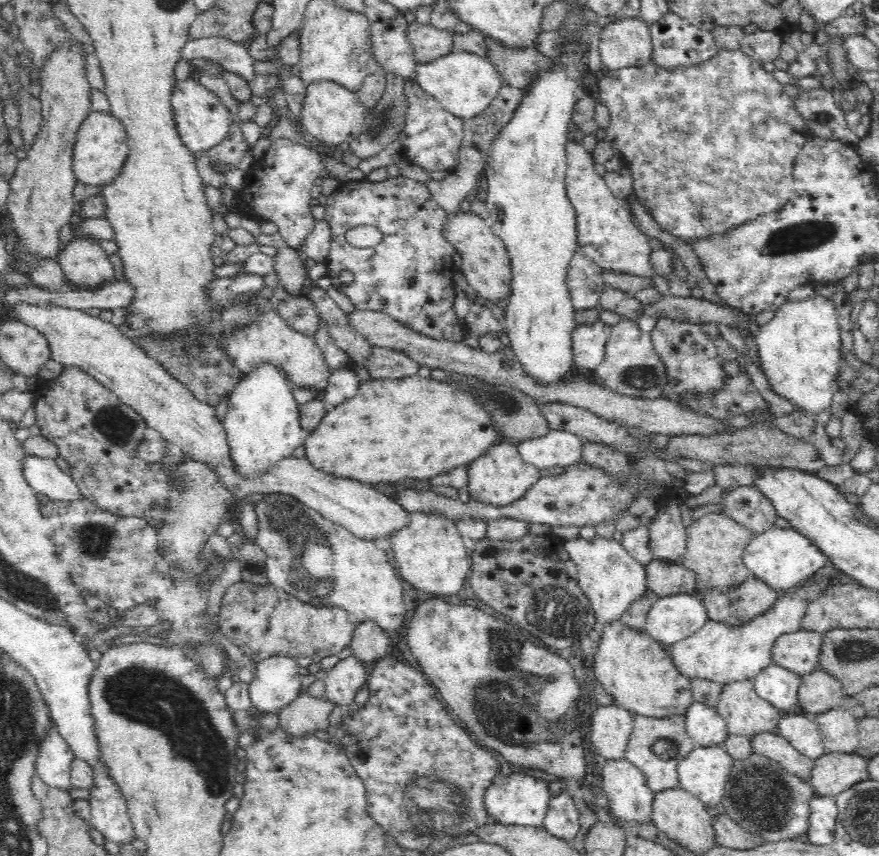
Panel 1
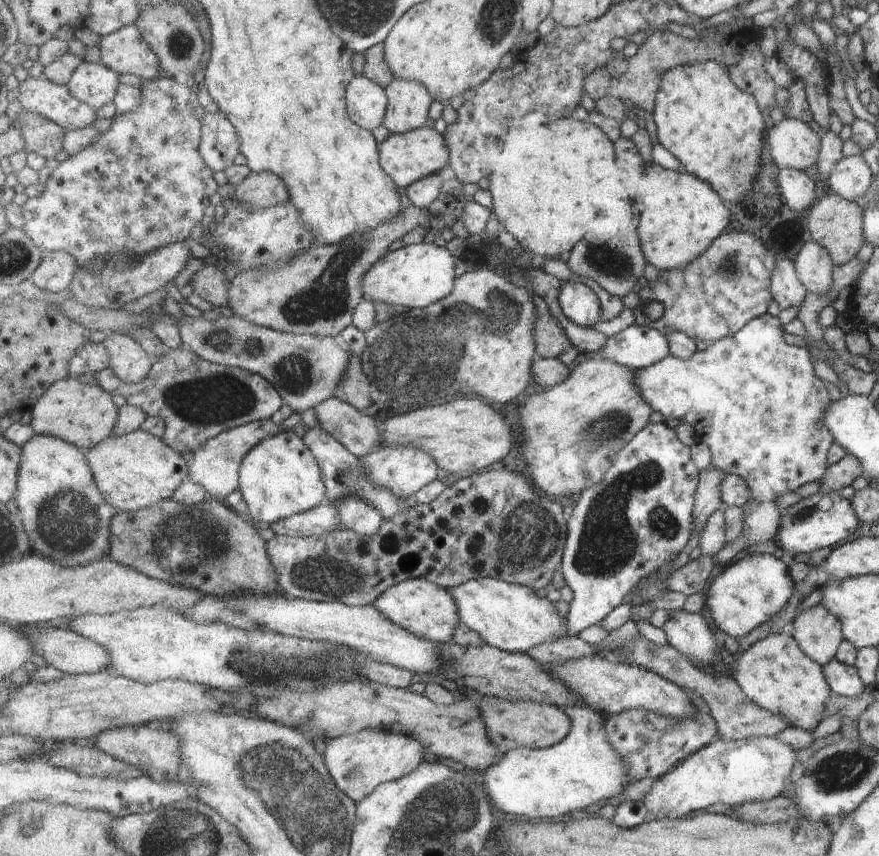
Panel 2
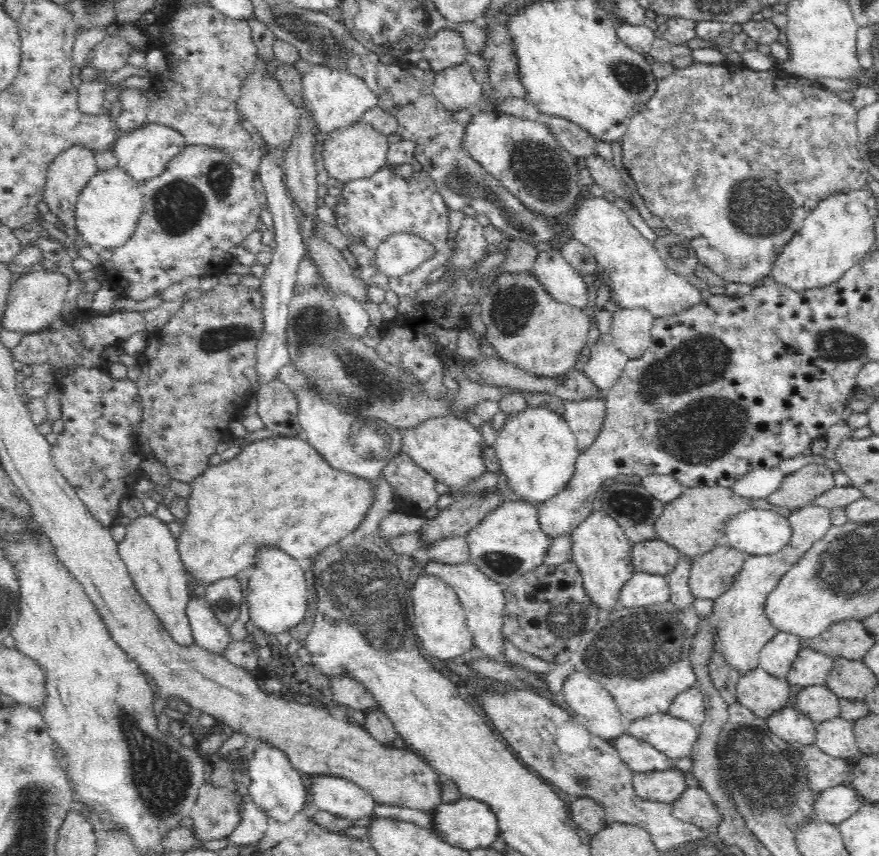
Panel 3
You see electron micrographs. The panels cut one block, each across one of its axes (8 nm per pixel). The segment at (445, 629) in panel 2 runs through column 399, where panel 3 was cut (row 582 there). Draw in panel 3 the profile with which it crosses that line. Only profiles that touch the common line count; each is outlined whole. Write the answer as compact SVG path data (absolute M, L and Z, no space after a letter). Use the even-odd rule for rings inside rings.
M601 510L590 511L589 515L578 524L569 536L571 542L571 560L574 561L582 576L586 591L603 610L617 607L620 587L636 571L631 563L631 550L633 543L610 513Z

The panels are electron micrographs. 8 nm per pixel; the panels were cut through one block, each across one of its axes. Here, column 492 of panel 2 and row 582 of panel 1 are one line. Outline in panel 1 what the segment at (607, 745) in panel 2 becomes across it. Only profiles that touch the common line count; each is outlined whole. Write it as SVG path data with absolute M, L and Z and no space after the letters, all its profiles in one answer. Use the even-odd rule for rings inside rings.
M771 525L763 529L750 538L743 552L743 561L752 575L765 580L773 589L794 588L796 584L812 579L820 568L827 566L828 558L809 536L792 526L786 529Z

